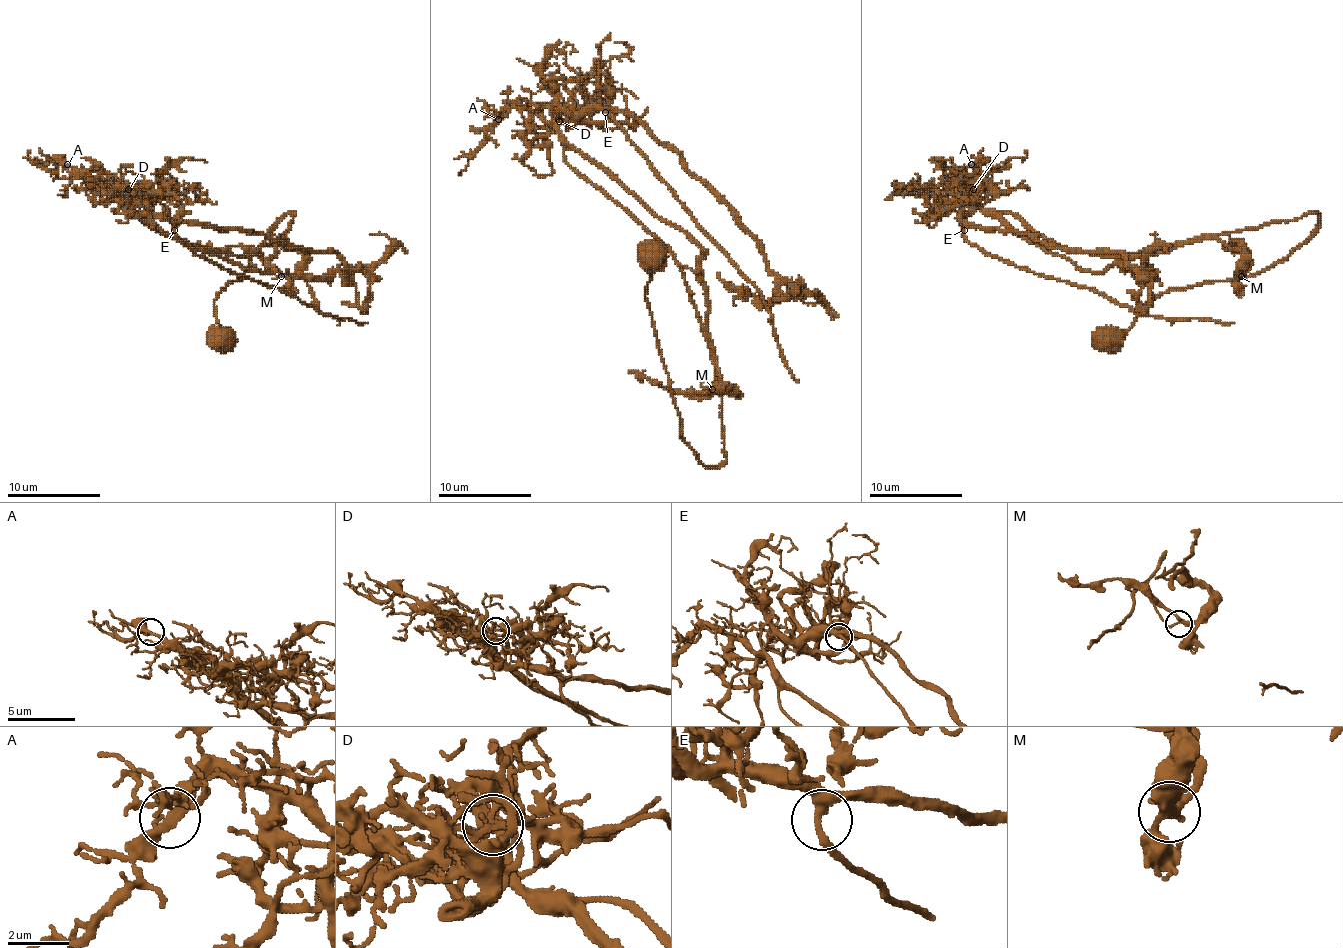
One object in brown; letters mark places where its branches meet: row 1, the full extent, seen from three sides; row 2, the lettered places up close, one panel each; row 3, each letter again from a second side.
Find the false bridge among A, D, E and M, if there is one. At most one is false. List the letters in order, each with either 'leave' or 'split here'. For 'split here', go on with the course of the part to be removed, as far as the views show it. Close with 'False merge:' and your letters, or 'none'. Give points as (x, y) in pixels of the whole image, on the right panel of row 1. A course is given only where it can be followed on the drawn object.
A: leave
D: split here | (973, 190), (962, 223), (964, 237), (980, 251), (1094, 288), (1148, 316), (1234, 323)
E: leave
M: leave
False merge: D

